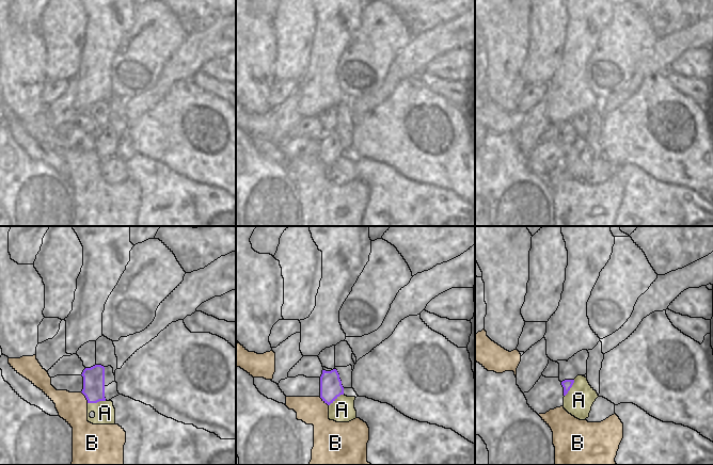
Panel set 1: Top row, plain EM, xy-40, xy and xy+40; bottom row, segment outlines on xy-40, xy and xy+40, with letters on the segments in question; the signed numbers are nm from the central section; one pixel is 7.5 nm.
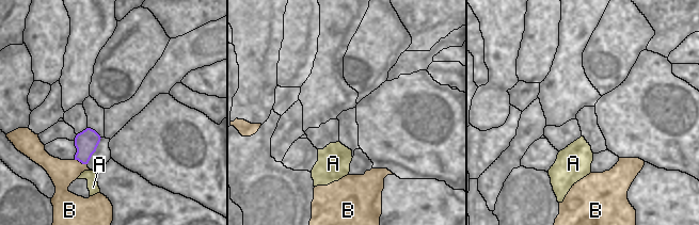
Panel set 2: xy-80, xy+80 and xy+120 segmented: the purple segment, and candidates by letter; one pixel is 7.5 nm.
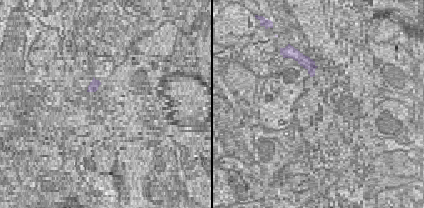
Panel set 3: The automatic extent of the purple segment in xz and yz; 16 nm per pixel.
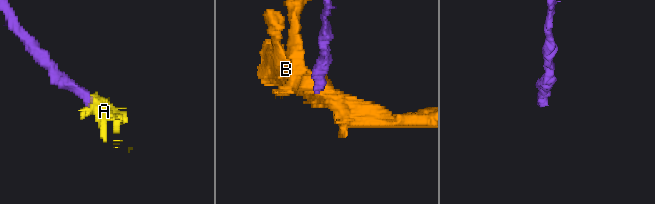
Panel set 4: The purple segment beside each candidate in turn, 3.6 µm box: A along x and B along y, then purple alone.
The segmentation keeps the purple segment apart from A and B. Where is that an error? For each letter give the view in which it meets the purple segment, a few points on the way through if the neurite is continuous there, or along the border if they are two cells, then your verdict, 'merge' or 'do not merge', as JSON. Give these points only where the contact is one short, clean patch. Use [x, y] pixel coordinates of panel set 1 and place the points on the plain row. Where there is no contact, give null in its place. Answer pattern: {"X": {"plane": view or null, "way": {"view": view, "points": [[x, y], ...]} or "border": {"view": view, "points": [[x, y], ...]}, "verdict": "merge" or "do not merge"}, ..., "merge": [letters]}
{"A": {"plane": "xy-40", "way": {"view": "xy-40", "points": [[93, 139], [96, 163], [105, 174]]}, "verdict": "merge"}, "B": {"plane": "xy-40", "border": {"view": "xy-40", "points": [[81, 153], [88, 163]]}, "verdict": "do not merge"}, "merge": ["A"]}

